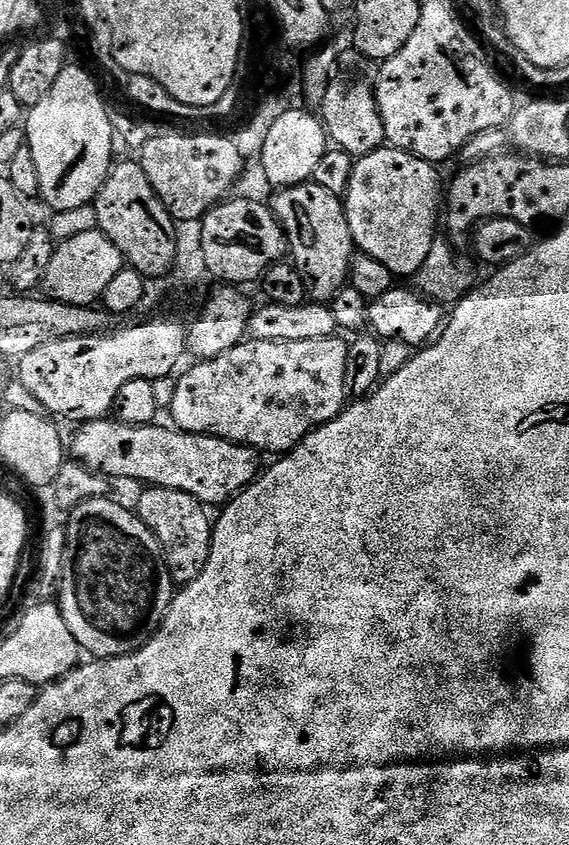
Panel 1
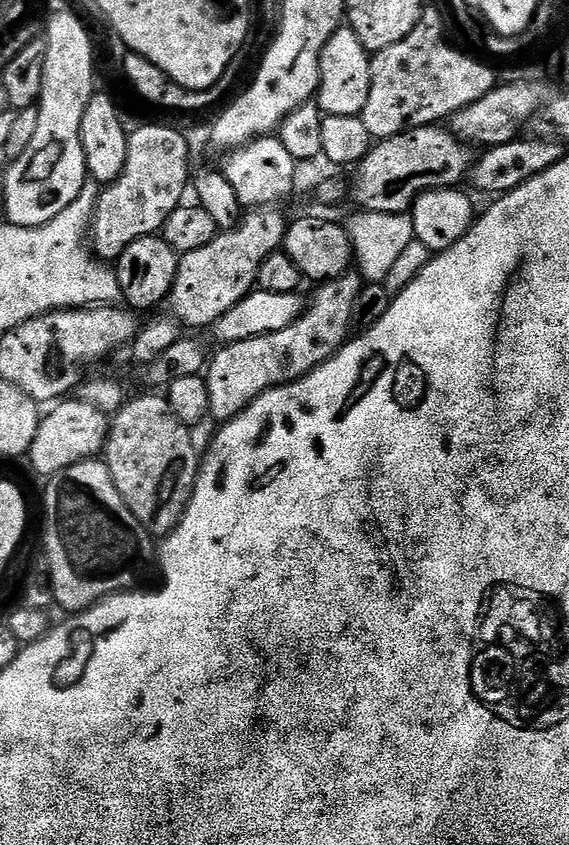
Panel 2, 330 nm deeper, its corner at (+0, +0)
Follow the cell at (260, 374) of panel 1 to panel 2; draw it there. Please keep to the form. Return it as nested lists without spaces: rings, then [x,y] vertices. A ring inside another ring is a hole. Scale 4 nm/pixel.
[[[356,270],[345,272],[337,280],[325,280],[317,287],[320,289],[313,294],[312,300],[310,296],[296,324],[291,324],[286,330],[278,330],[278,334],[221,347],[220,353],[211,357],[206,368],[211,419],[219,422],[233,420],[264,392],[280,384],[301,380],[335,356],[349,339],[354,302],[361,287],[361,275]]]

